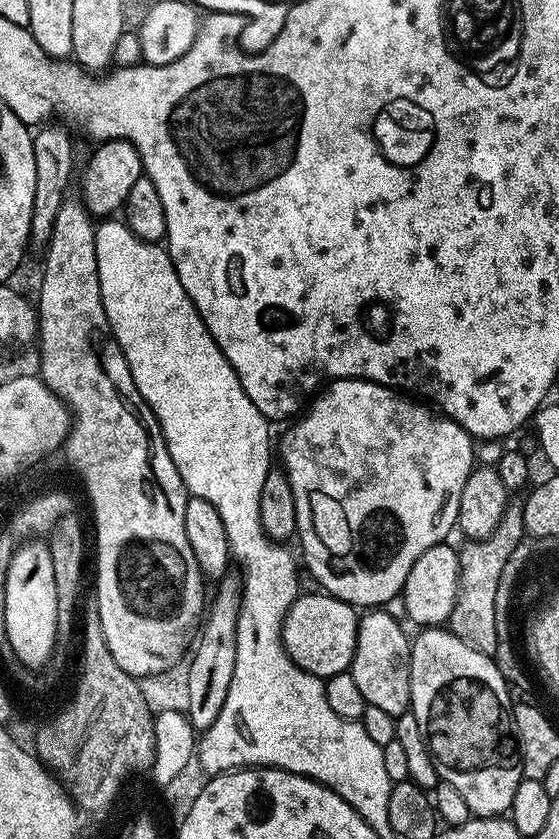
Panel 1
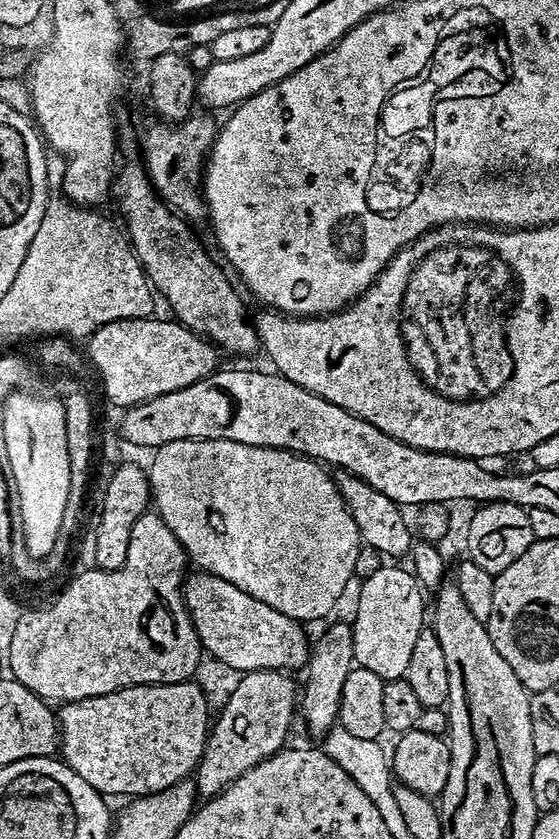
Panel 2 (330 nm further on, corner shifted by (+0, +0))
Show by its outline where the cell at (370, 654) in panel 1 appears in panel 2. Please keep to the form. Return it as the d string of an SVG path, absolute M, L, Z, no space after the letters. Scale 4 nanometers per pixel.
M407 567L376 568L364 580L356 600L356 617L350 620L353 658L359 667L386 680L403 680L418 634L426 626L425 589Z

